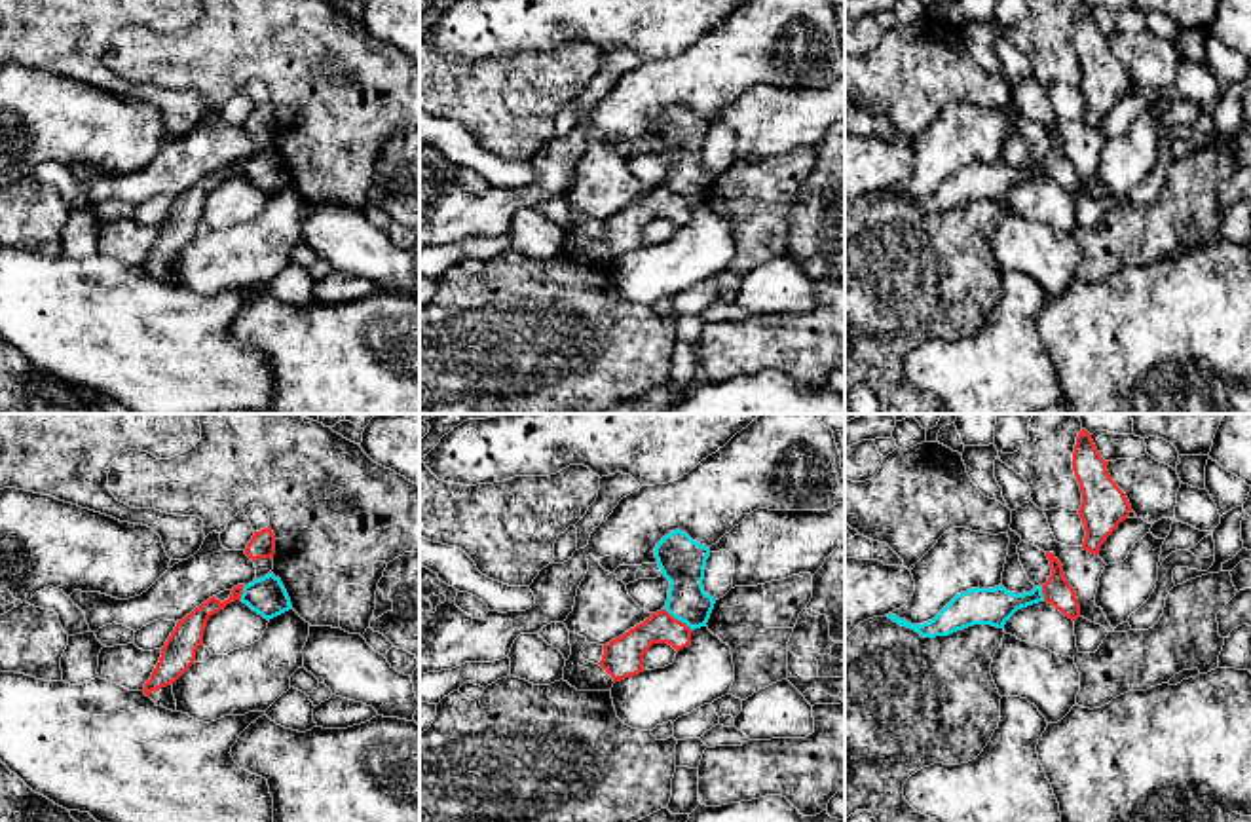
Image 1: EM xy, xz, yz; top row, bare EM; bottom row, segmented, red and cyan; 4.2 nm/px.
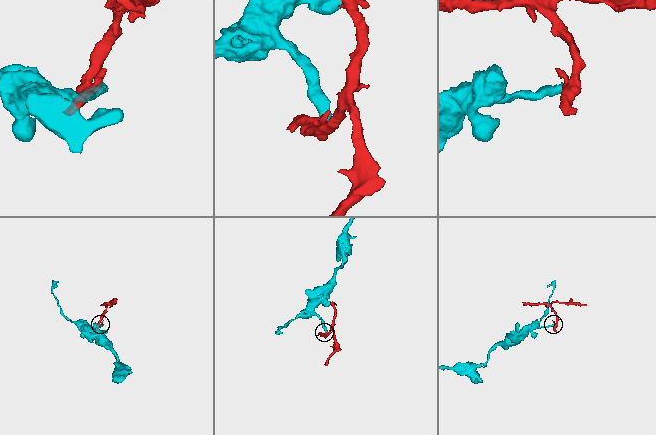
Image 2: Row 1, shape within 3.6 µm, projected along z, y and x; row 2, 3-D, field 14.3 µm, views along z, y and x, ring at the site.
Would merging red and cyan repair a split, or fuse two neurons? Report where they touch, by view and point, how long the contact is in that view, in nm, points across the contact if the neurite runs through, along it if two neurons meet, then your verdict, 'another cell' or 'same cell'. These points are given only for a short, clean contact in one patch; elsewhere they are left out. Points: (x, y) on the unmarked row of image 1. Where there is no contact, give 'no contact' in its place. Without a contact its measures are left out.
meets red in xz at (676, 194); contact 160 nm long; border along xz (665, 183), (691, 205); another cell

